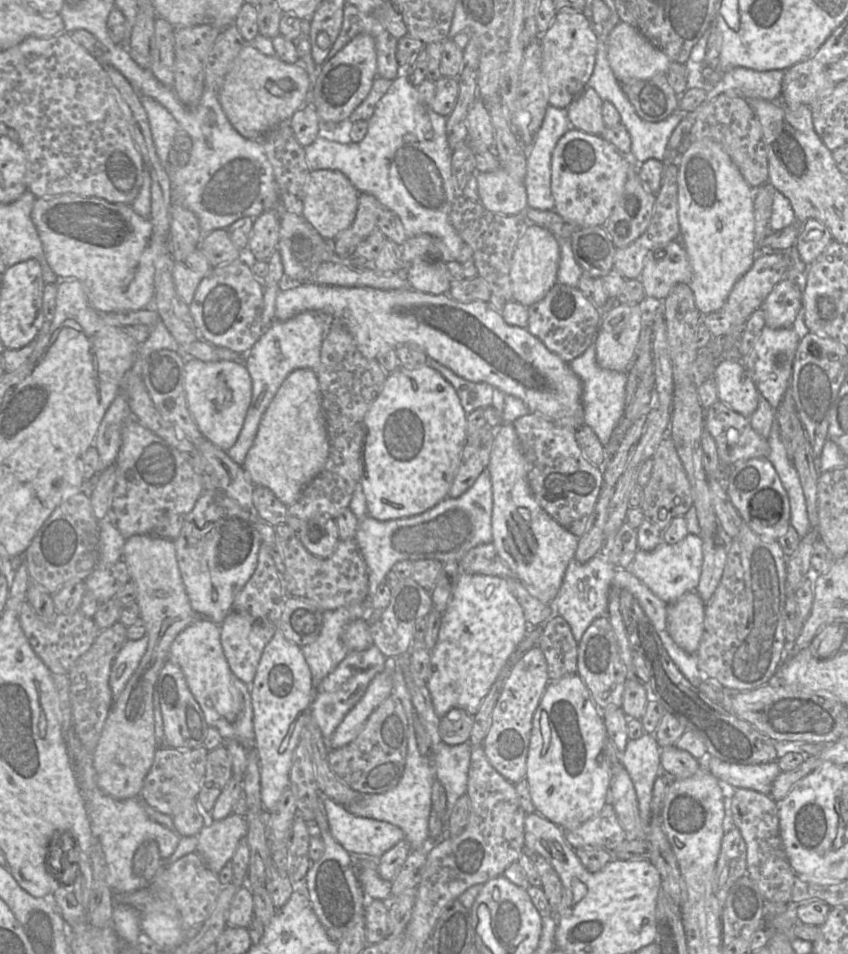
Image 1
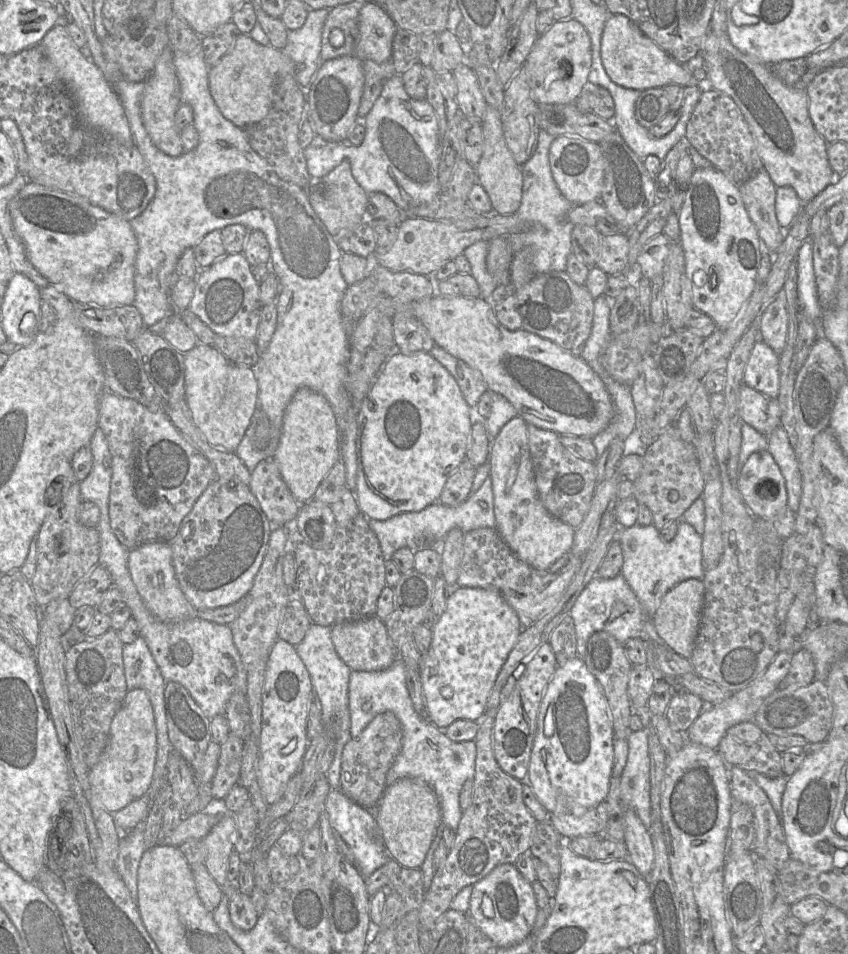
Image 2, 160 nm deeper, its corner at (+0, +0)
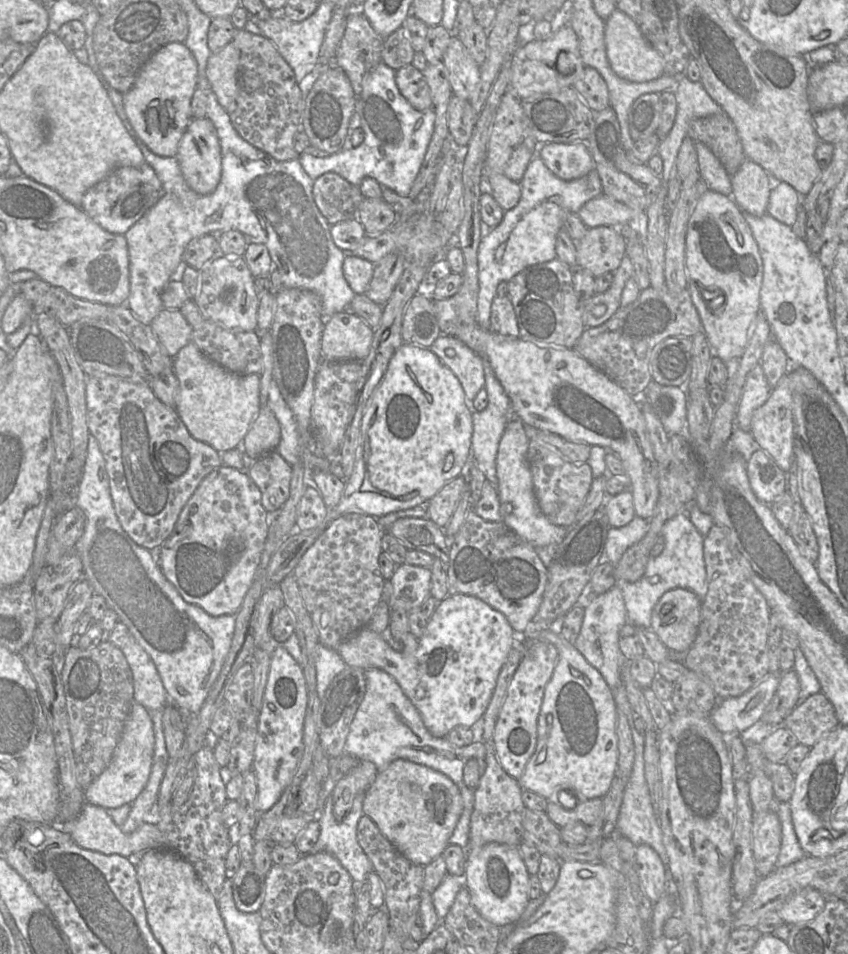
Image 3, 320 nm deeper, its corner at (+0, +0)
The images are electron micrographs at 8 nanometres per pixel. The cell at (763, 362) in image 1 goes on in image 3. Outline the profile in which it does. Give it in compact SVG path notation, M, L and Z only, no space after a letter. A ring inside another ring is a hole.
M760 363L747 374L739 401L735 424L744 431L750 431L751 417L757 408L768 399L772 387L768 384Z

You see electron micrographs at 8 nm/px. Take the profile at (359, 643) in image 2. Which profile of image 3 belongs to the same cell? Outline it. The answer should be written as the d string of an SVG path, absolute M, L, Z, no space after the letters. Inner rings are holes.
M455 594L447 595L442 601L438 602L438 605L436 606L432 616L428 619L428 624L423 636L420 639L417 639L418 648L413 654L403 654L402 652L394 651L386 641L385 634L378 634L370 630L368 627L361 629L360 631L343 641L338 646L337 651L345 664L348 666L359 667L364 670L367 670L369 668L378 668L392 676L399 684L406 697L418 710L424 726L426 727L428 732L432 736L437 738L447 738L448 733L455 727L464 726L467 728L471 728L478 719L483 718L483 715L489 705L490 699L496 687L497 679L502 666L504 665L510 650L515 645L515 641L517 641L518 635L521 635L521 633L514 632L507 618L501 612L495 610L490 605L474 596Z

